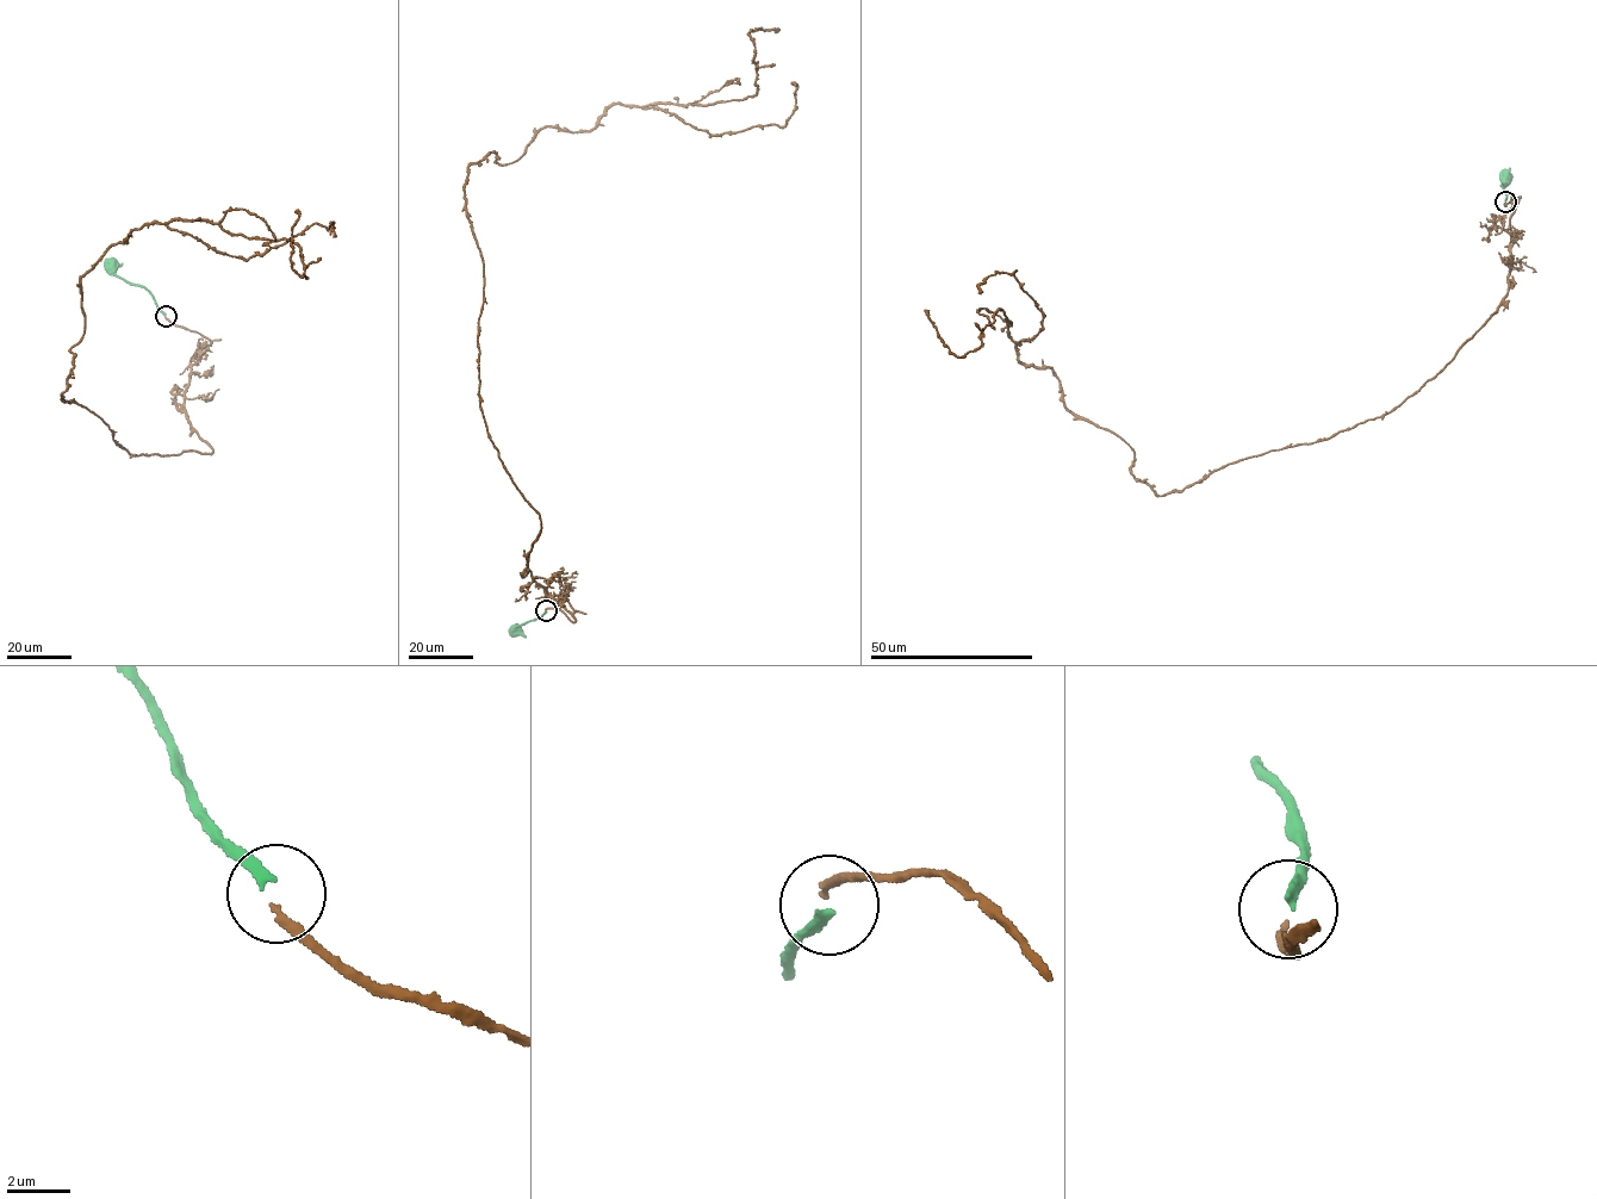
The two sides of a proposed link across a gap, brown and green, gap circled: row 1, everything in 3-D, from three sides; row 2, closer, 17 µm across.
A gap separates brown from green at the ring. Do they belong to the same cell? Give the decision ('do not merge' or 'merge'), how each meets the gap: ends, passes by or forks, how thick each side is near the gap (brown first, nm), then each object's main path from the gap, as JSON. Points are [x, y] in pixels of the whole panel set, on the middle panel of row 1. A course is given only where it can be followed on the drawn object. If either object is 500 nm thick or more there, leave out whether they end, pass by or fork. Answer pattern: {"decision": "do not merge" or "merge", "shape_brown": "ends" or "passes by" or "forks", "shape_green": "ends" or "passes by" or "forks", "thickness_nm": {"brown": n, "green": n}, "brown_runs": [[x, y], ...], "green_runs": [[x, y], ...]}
{"decision": "do not merge", "shape_brown": "ends", "shape_green": "ends", "thickness_nm": {"brown": 240, "green": 260}, "brown_runs": [[546, 610], [575, 620], [480, 403], [467, 167], [610, 105], [745, 99], [775, 32]], "green_runs": [[546, 612], [542, 617], [515, 629]]}

